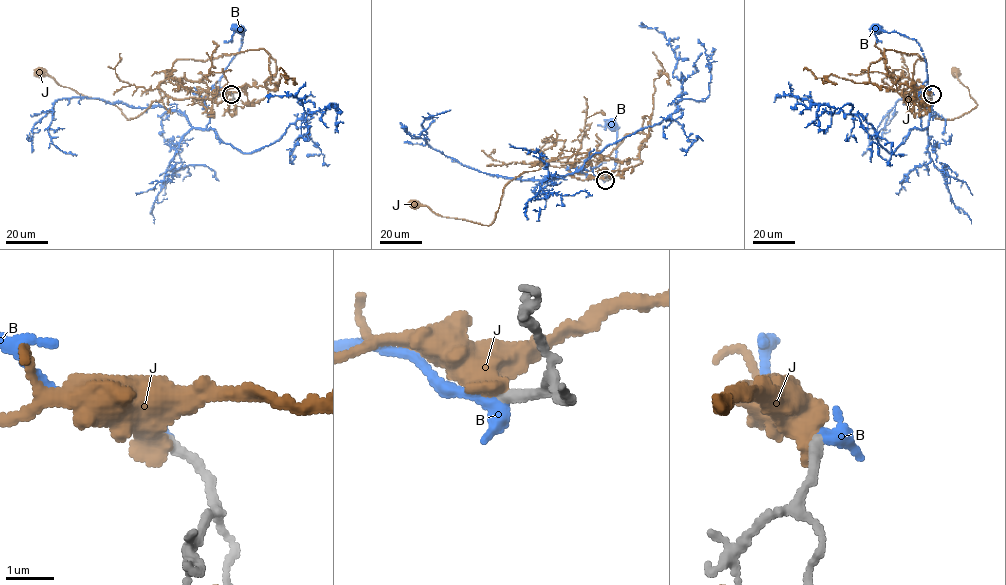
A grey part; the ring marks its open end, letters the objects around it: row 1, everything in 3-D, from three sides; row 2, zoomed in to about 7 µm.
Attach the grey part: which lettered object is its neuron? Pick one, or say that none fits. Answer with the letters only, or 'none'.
B

